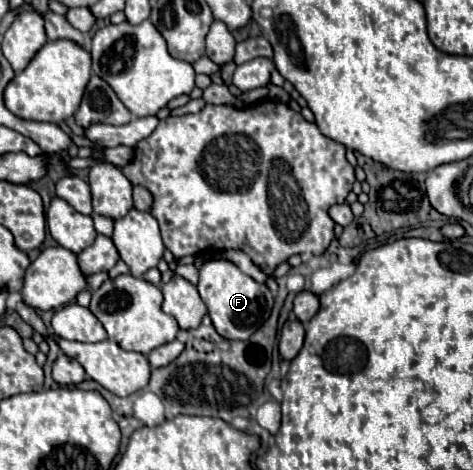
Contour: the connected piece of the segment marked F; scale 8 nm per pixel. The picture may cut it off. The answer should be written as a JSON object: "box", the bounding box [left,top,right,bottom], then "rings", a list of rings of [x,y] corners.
{"box":[197,260,273,340],"rings":[[[209,260],[199,270],[197,290],[209,310],[215,330],[227,340],[249,340],[269,318],[273,308],[273,296],[265,284],[255,282],[243,274],[235,264],[227,260]]]}

